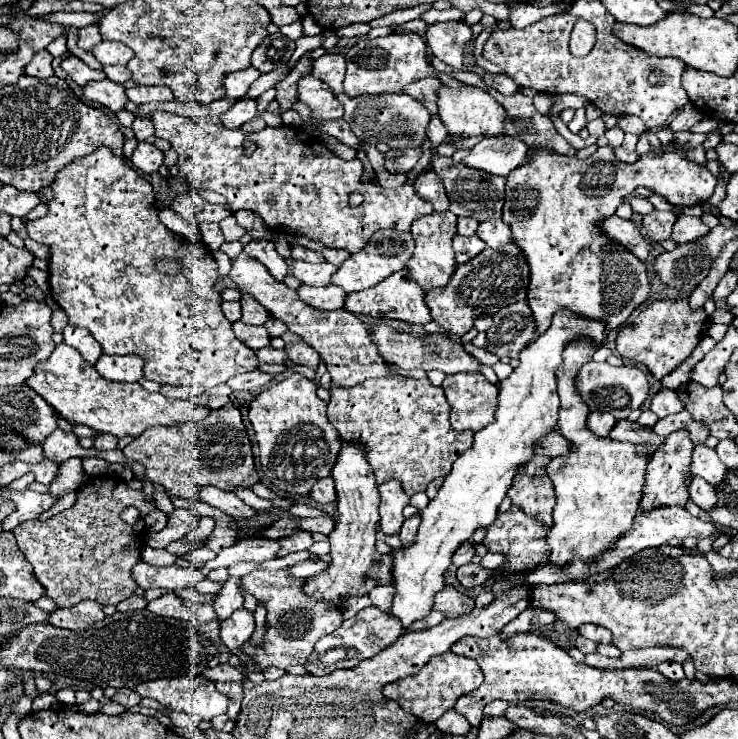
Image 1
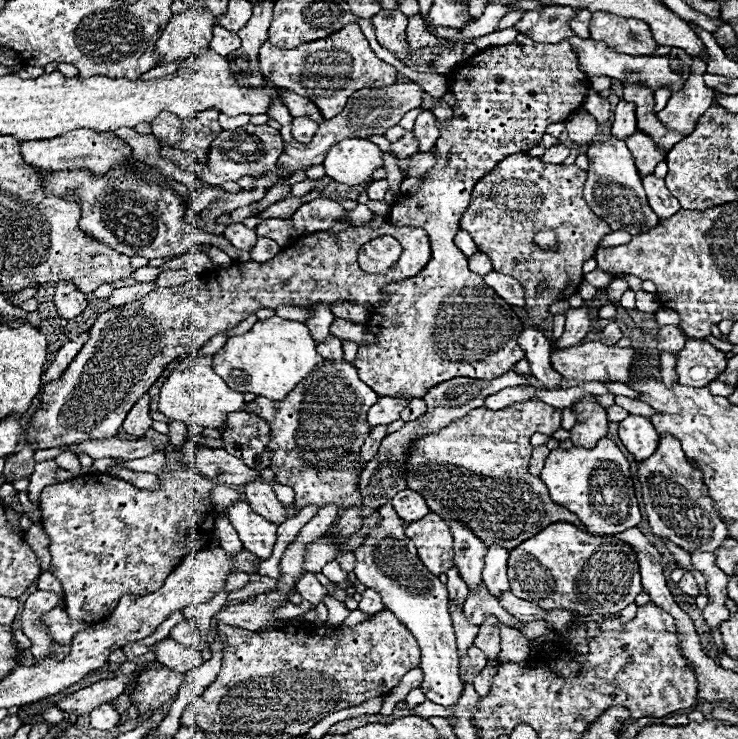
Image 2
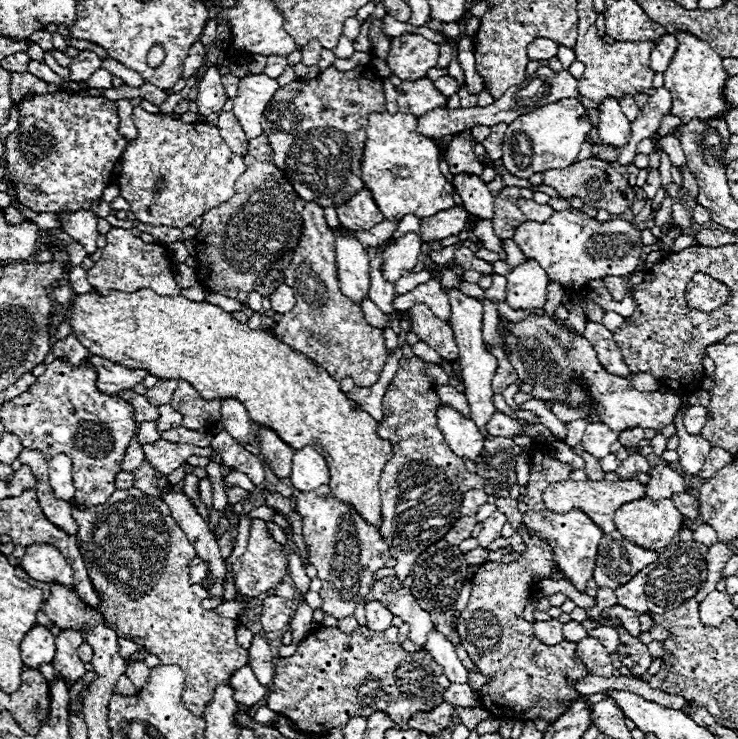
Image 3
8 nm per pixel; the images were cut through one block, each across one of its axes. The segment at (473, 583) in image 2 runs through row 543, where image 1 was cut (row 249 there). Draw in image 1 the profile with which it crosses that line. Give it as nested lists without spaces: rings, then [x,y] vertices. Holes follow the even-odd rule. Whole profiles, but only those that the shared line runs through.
[[[456,234],[454,240],[452,240],[452,246],[454,246],[454,252],[456,252],[456,260],[460,264],[468,262],[470,258],[474,258],[478,252],[482,252],[486,248],[484,240],[480,240],[480,236],[476,236],[476,234],[472,234],[472,236]]]

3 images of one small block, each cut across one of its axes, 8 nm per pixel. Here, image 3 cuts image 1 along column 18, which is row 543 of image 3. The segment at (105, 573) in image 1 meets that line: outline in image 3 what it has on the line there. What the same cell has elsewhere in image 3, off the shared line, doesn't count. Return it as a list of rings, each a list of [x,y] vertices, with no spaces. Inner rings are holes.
[[[524,524],[518,526],[518,534],[524,538],[524,544],[526,544],[526,550],[520,554],[518,560],[514,560],[510,564],[487,561],[474,574],[472,596],[470,596],[466,608],[462,610],[460,618],[458,618],[458,634],[460,634],[462,646],[466,648],[468,656],[476,662],[480,672],[492,676],[492,682],[482,686],[478,692],[480,692],[480,702],[486,704],[486,710],[494,718],[514,718],[514,720],[546,718],[546,720],[554,722],[564,712],[562,702],[578,698],[578,692],[572,688],[572,682],[576,682],[584,674],[588,674],[588,670],[586,670],[586,666],[574,662],[576,644],[572,644],[572,642],[562,642],[558,646],[542,644],[534,636],[533,625],[522,618],[522,612],[528,604],[528,598],[530,598],[534,586],[540,580],[544,580],[546,576],[560,572],[560,568],[554,560],[552,546],[546,540],[532,536],[530,530]]]

